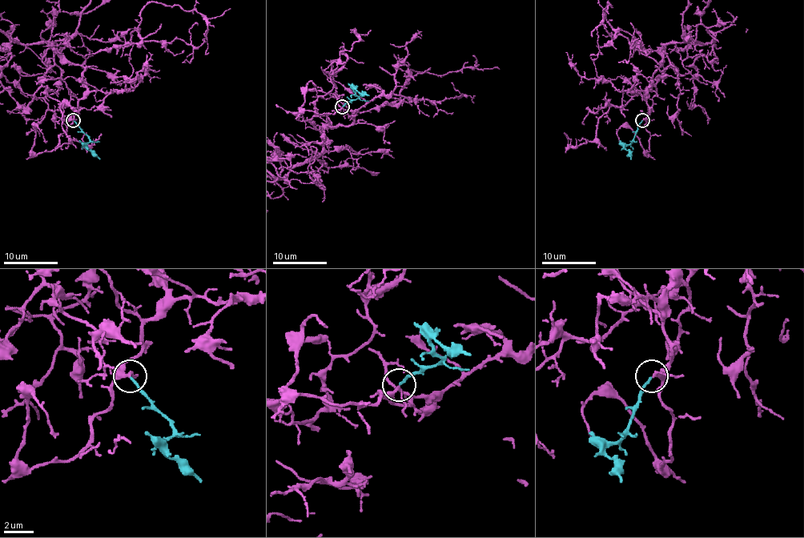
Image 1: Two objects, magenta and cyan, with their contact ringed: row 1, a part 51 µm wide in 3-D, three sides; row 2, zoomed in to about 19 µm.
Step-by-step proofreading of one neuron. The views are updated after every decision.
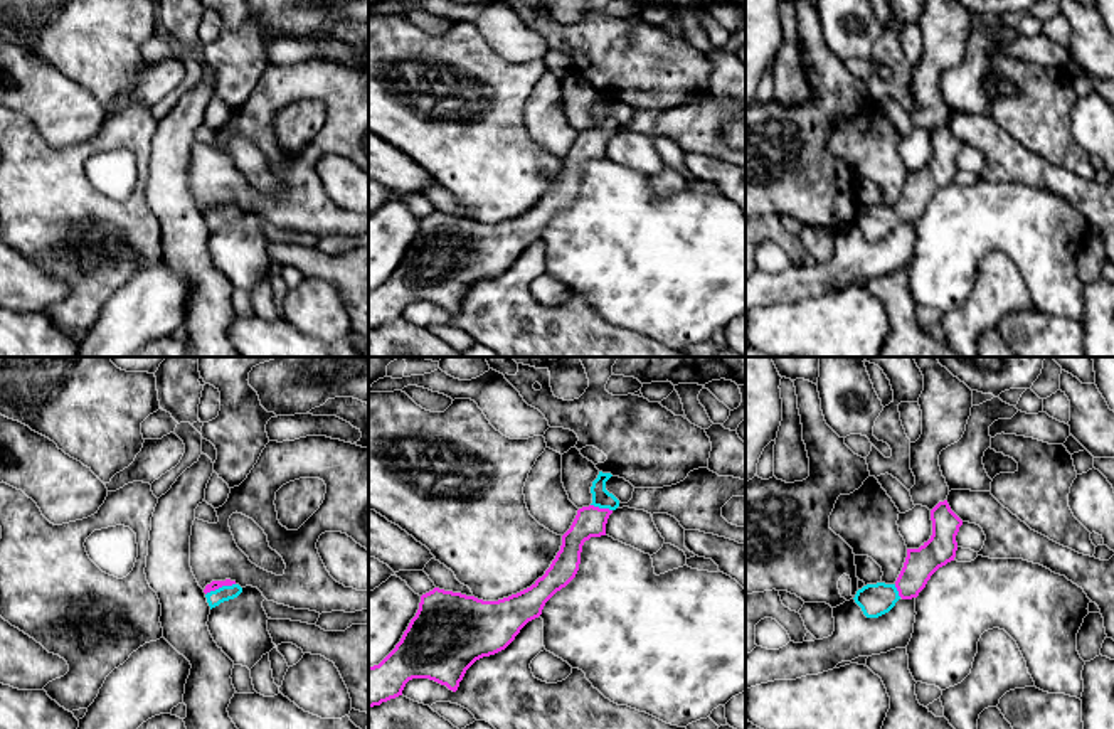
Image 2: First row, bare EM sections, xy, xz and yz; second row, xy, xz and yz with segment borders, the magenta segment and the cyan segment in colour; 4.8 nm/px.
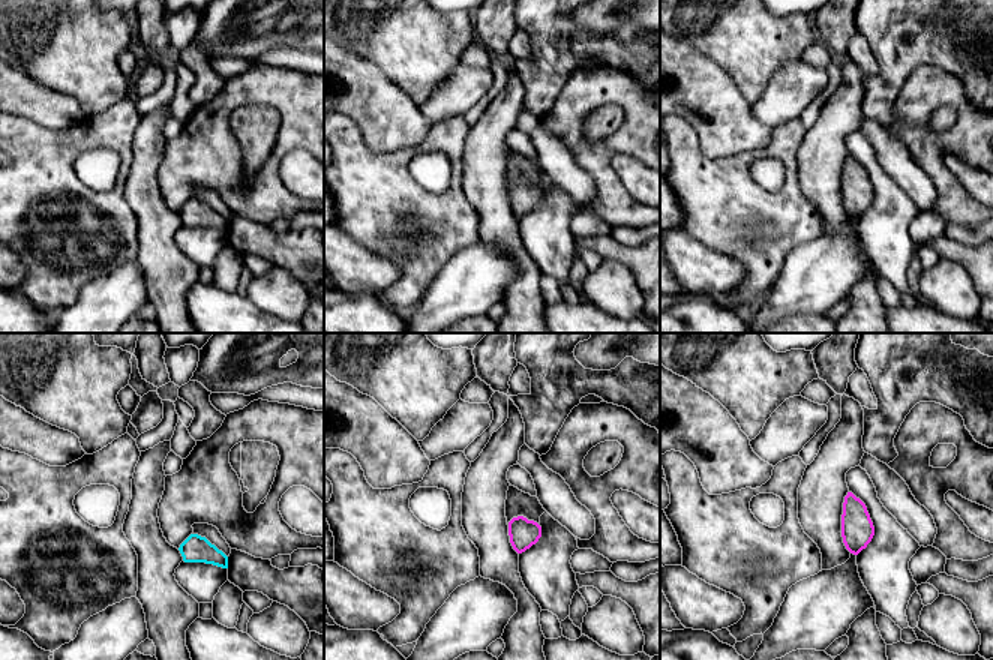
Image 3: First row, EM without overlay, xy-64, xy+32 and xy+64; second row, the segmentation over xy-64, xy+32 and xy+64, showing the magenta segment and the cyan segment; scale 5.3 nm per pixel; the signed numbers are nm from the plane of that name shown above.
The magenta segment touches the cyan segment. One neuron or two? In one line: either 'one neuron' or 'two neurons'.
one neuron

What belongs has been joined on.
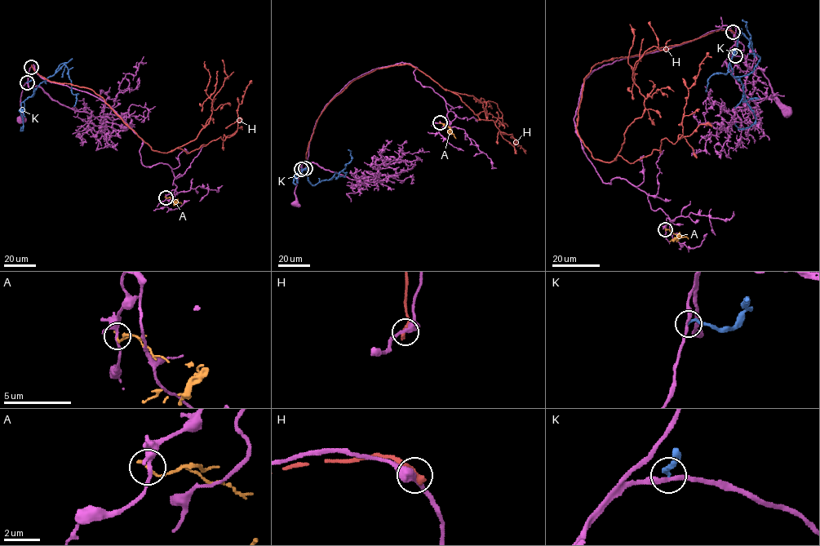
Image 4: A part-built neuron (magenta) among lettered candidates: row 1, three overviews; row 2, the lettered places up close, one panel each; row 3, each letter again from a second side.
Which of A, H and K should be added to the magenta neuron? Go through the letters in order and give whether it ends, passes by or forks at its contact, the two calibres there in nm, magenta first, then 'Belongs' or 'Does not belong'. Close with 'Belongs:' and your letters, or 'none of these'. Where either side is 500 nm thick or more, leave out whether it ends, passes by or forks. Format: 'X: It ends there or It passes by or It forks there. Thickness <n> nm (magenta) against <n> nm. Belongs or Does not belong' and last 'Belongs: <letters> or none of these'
A: It ends there. Thickness 240 nm (magenta) against 150 nm. Does not belong
H: It ends there. Thickness 360 nm (magenta) against 320 nm. Does not belong
K: It ends there. Thickness 260 nm (magenta) against 200 nm. Does not belong
Belongs: none of these

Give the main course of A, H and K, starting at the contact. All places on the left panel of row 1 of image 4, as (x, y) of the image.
A: (166, 197), (182, 203)
H: (31, 67), (51, 82), (92, 90), (163, 153), (188, 153), (233, 135), (251, 83)
K: (27, 82), (34, 80), (33, 96), (40, 84), (64, 64), (68, 69), (72, 92), (77, 94), (73, 106)

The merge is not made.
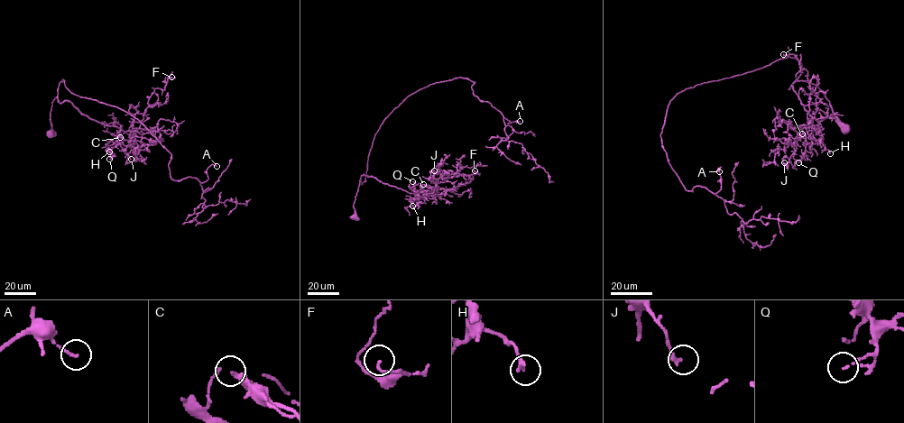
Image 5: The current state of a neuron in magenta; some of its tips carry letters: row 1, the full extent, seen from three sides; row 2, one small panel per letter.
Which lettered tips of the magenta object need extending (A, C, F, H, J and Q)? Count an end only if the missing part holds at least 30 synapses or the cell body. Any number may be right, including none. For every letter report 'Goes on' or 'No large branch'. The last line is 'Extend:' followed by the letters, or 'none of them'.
A: No large branch
C: No large branch
F: No large branch
H: No large branch
J: No large branch
Q: No large branch
Extend: none of them

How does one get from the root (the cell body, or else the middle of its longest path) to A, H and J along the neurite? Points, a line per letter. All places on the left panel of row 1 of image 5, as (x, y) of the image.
A: (50, 133), (62, 79), (71, 93), (136, 118), (170, 154), (173, 179), (204, 182), (216, 166)
H: (50, 133), (52, 102), (56, 97), (60, 103), (69, 101), (82, 114), (120, 130), (107, 143), (109, 151)
J: (50, 133), (52, 102), (69, 101), (90, 118), (140, 136), (142, 145), (132, 161), (128, 154), (131, 159)

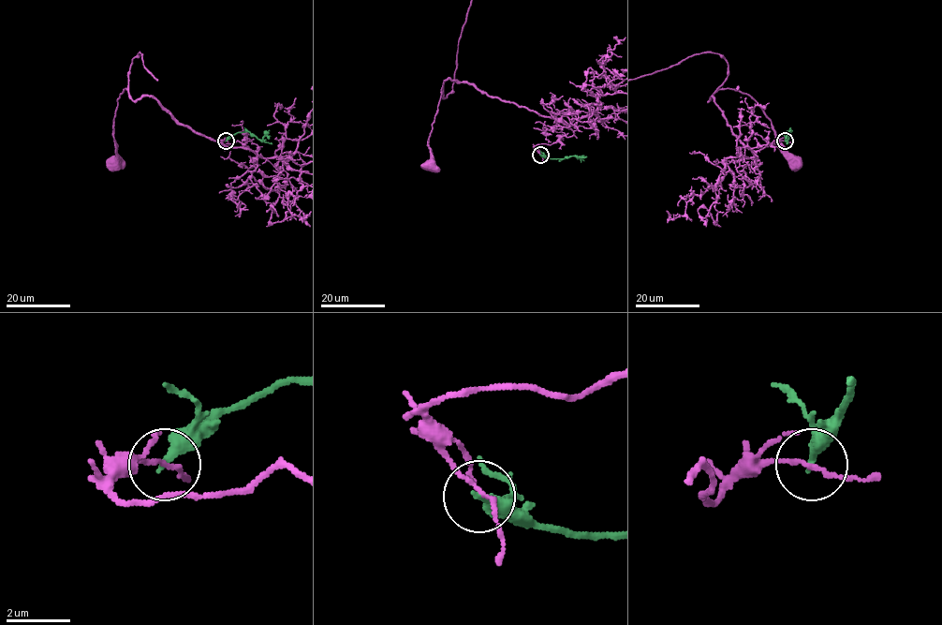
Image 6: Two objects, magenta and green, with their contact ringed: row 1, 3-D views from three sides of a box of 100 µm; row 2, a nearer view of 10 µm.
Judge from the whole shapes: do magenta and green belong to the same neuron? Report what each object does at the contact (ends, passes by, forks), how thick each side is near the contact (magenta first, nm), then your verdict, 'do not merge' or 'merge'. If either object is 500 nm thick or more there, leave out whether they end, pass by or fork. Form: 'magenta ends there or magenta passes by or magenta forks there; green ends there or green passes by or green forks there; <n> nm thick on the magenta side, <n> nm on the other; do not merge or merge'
magenta passes by; green ends there; 130 nm thick on the magenta side, 320 nm on the other; do not merge

